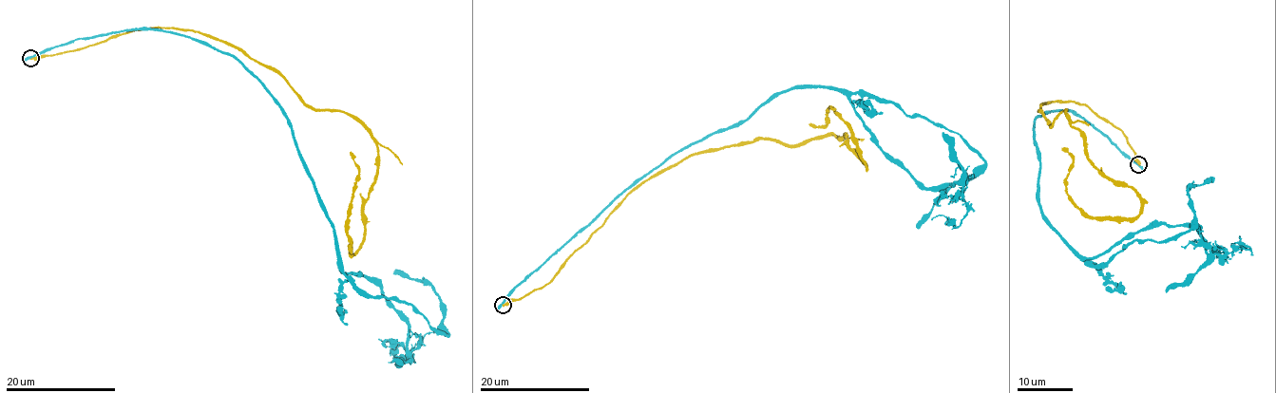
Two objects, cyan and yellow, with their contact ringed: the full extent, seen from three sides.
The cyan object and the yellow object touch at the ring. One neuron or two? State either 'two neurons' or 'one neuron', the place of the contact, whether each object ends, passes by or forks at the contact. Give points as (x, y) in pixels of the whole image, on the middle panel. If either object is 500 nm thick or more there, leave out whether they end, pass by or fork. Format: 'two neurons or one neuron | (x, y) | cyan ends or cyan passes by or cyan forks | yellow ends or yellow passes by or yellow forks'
two neurons | (503, 305) | cyan passes by | yellow ends

